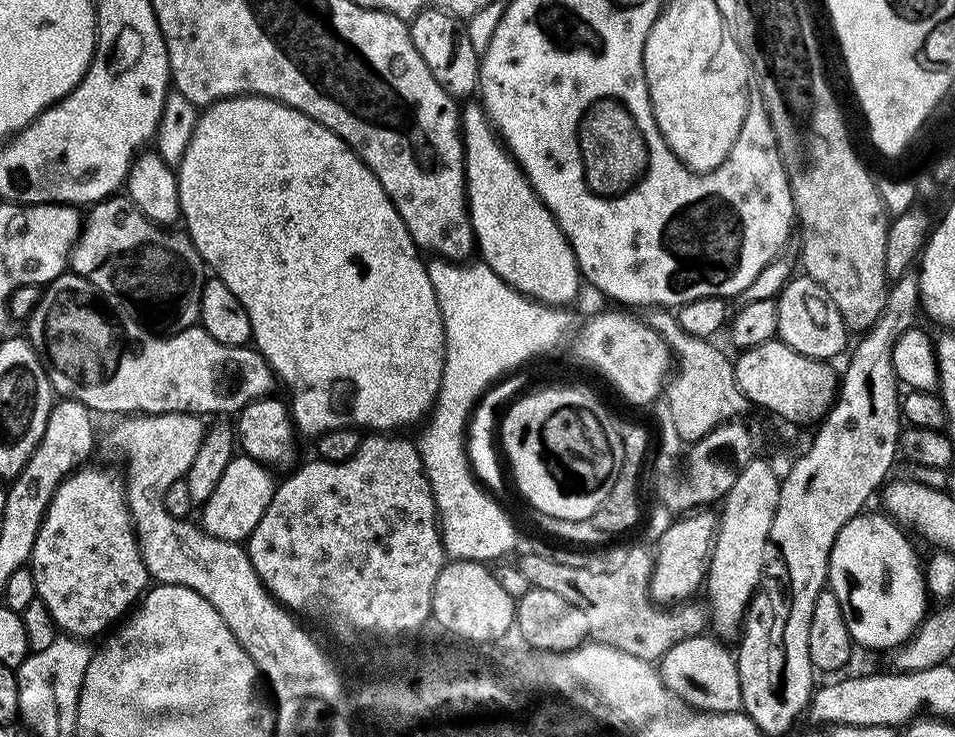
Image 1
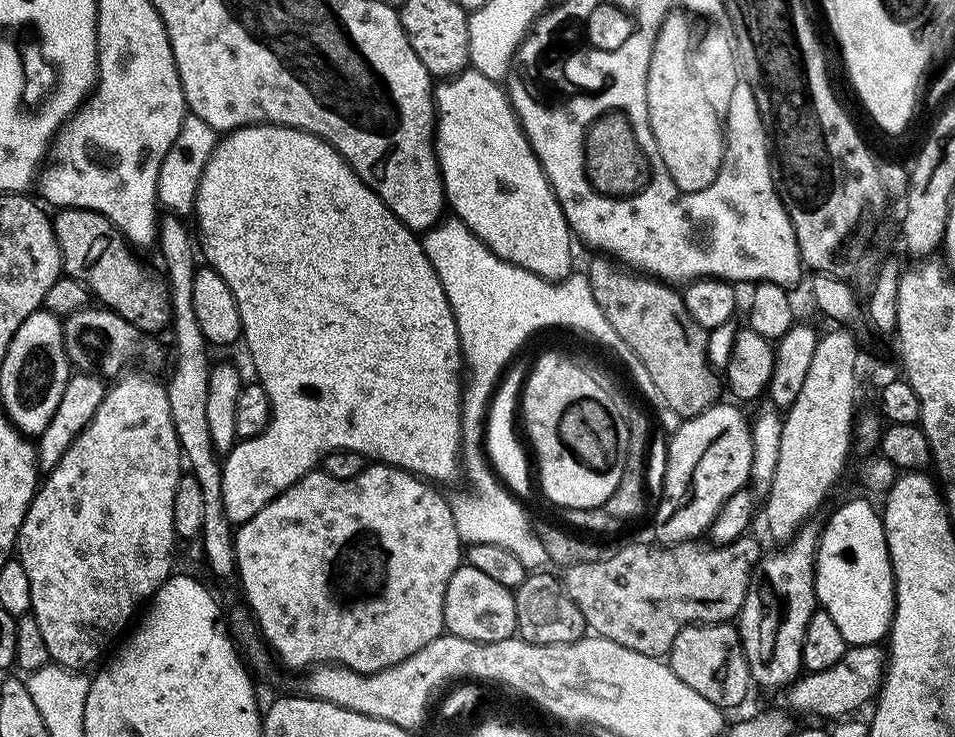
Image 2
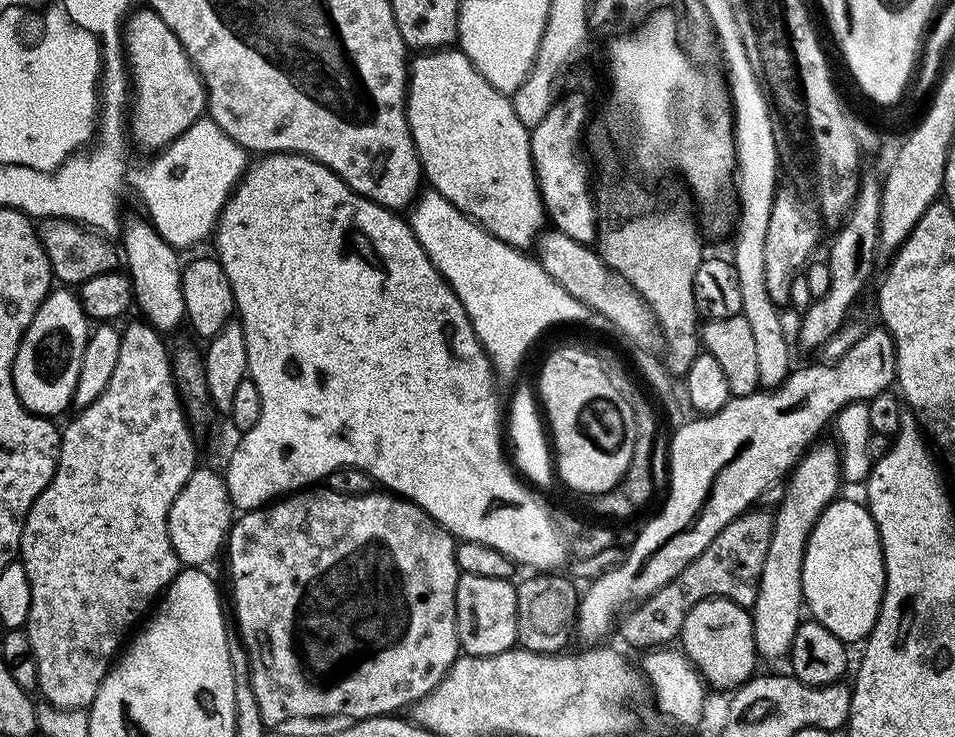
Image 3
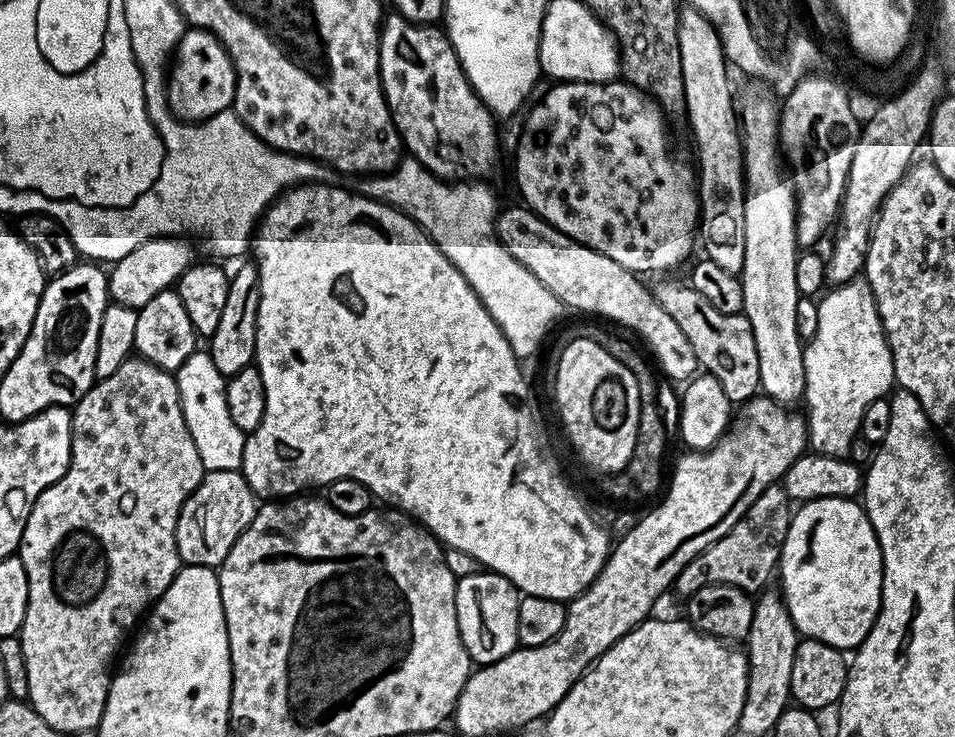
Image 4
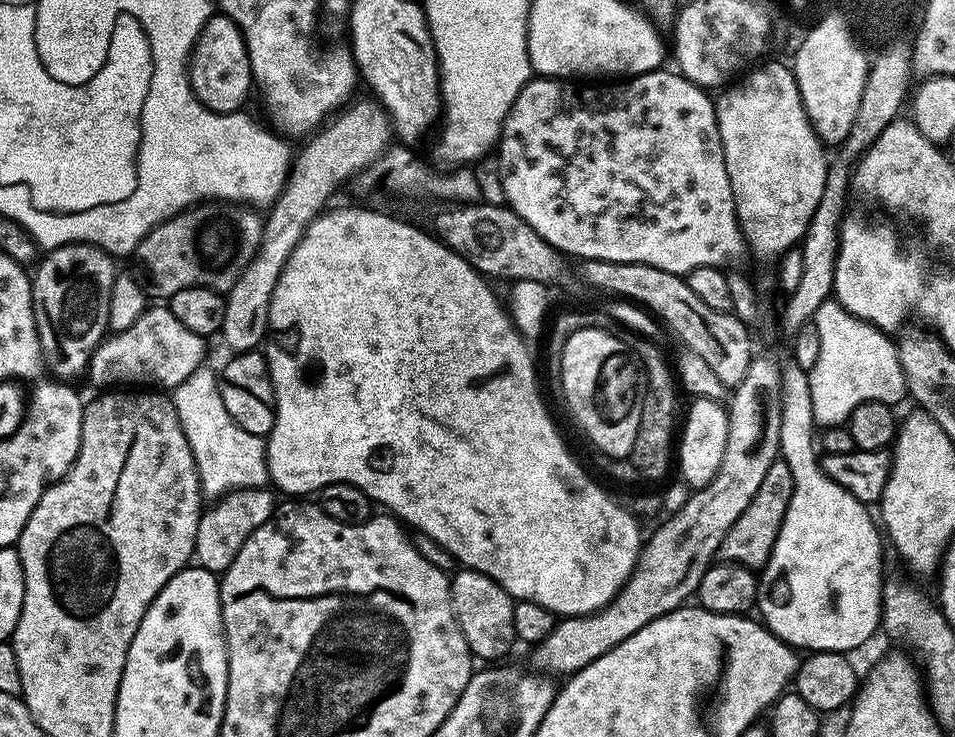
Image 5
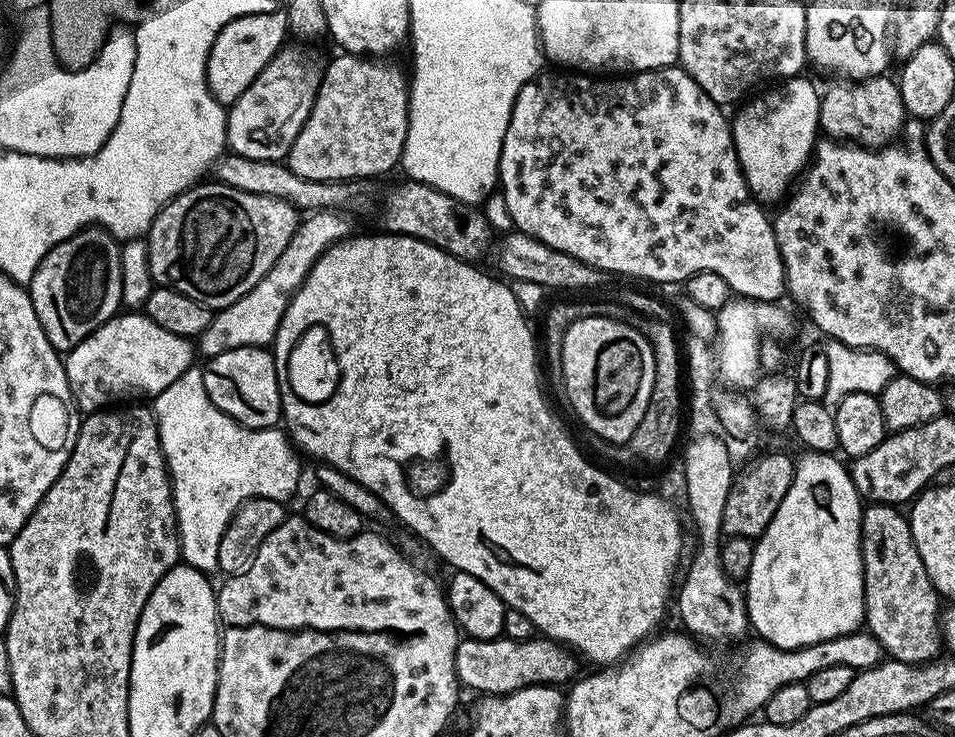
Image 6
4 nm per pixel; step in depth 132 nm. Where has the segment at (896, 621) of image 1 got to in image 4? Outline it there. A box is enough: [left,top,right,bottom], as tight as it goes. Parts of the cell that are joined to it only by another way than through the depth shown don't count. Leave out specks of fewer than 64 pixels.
[778,498,884,650]

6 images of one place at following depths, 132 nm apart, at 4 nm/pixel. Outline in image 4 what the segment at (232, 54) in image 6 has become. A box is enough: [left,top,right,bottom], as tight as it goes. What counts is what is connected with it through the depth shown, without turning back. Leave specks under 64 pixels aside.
[166,27,236,122]

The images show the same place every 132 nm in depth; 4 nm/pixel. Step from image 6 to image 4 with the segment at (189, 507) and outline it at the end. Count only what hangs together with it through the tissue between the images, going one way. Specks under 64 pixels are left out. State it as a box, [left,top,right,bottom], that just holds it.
[174,350,246,472]

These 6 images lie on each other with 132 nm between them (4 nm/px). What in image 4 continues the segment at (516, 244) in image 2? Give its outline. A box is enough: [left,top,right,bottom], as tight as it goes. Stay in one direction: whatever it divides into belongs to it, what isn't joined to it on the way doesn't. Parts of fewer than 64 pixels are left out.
[380,14,498,182]

